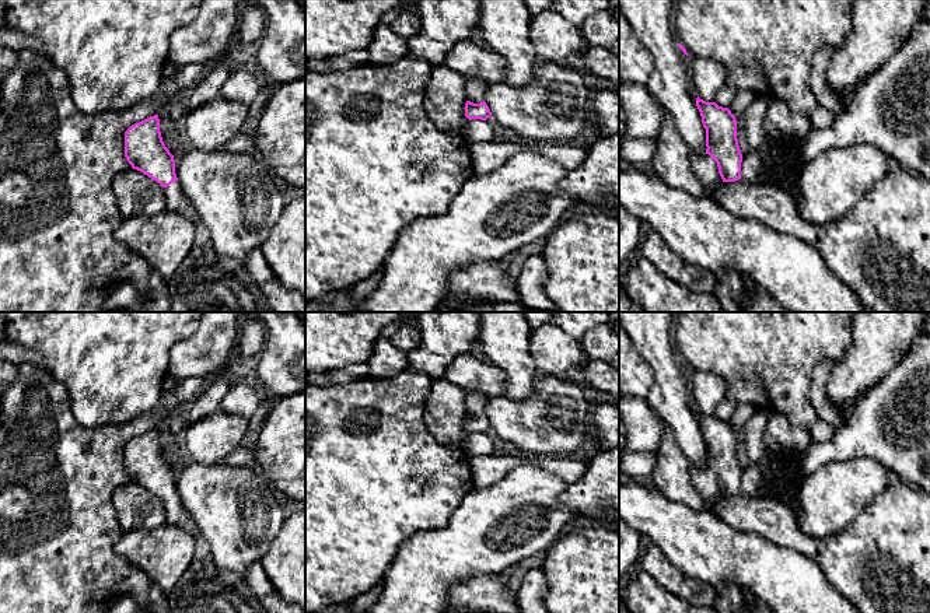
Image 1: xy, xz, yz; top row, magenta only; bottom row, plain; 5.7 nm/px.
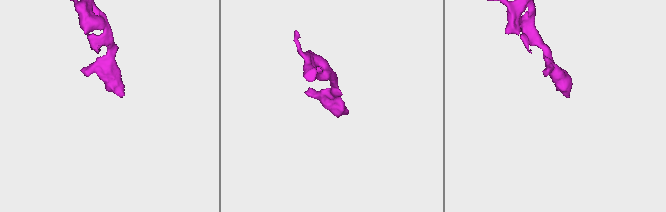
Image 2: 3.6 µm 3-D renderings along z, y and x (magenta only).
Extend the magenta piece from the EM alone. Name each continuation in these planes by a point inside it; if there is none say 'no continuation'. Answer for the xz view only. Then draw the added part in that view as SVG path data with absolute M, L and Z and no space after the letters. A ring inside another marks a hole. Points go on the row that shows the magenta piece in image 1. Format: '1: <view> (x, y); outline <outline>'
1: xz (475, 88); outline M465 77L465 95L466 99L473 104L480 104L485 101L485 91L487 83L479 78Z

